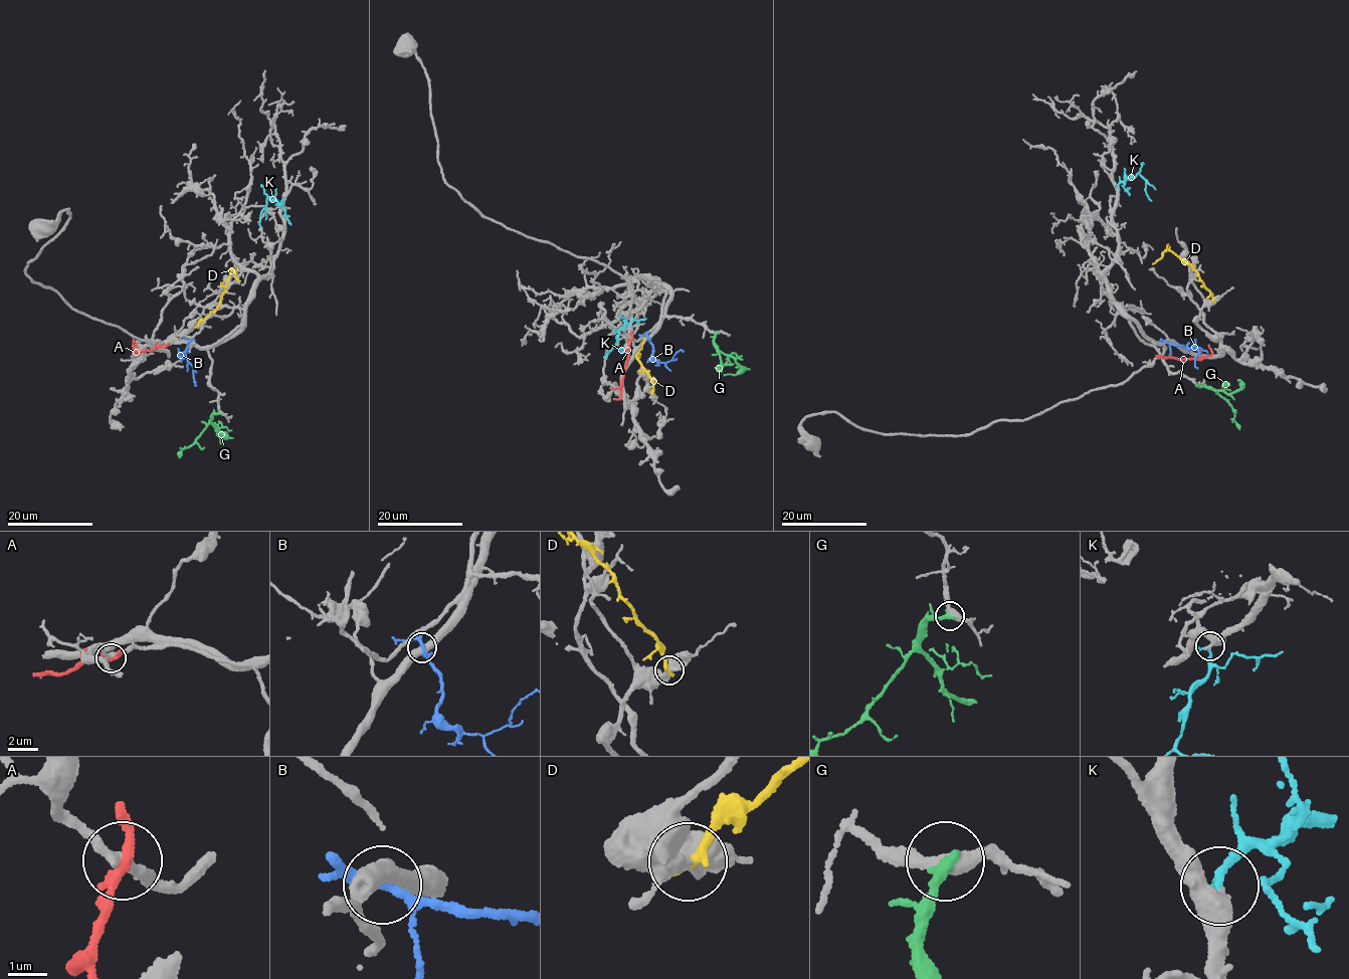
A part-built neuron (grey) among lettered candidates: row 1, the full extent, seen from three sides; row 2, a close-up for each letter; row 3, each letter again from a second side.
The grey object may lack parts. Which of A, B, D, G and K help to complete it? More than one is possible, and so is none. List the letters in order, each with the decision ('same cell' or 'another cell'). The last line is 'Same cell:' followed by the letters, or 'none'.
A: another cell
B: another cell
D: another cell
G: another cell
K: same cell
Same cell: K

